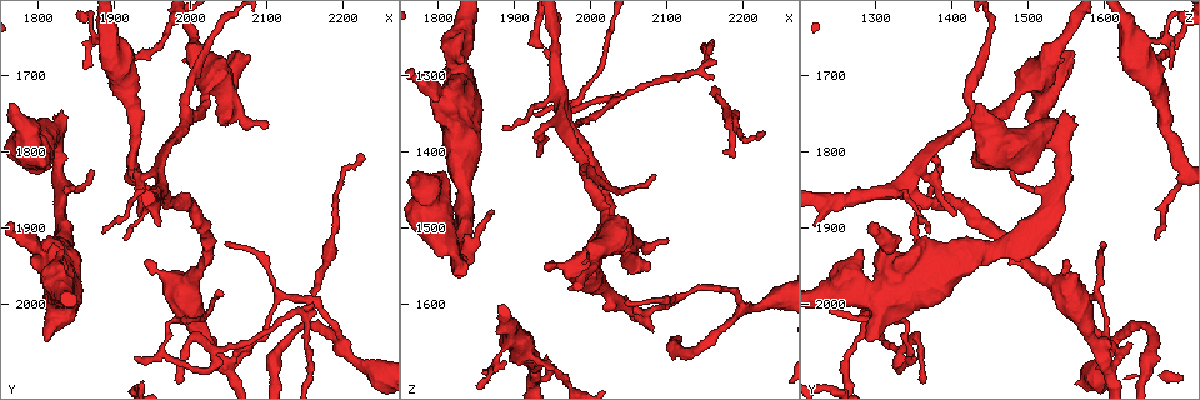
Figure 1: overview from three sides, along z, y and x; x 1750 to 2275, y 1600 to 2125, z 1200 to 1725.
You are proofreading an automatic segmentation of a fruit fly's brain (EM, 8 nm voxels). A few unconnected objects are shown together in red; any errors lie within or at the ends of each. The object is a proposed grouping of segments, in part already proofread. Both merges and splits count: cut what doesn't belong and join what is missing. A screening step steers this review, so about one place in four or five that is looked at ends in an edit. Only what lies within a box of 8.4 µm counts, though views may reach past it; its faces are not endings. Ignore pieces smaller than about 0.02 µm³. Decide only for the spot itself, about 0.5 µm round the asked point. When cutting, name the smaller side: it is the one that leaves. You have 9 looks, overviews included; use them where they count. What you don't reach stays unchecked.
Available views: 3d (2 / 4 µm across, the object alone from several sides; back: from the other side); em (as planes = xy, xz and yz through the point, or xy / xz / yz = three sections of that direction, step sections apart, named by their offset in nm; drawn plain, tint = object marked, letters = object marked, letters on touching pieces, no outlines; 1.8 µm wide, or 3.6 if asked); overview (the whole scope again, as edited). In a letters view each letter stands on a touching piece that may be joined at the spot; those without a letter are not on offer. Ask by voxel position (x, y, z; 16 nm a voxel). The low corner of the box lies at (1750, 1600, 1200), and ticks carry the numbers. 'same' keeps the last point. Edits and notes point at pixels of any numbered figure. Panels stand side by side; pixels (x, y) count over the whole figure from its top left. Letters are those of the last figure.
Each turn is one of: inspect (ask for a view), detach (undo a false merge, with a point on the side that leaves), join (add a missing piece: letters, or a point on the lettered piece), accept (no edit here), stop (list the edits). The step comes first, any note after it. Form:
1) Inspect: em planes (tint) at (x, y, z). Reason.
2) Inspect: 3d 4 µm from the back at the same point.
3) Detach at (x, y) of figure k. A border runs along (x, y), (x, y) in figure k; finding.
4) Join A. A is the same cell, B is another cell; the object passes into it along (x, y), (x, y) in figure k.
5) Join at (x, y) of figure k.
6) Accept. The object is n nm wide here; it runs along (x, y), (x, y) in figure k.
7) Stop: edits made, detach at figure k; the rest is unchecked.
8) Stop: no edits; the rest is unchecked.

Inspect: 3d 2 µm at (1830, 1745, 1545). An open end.

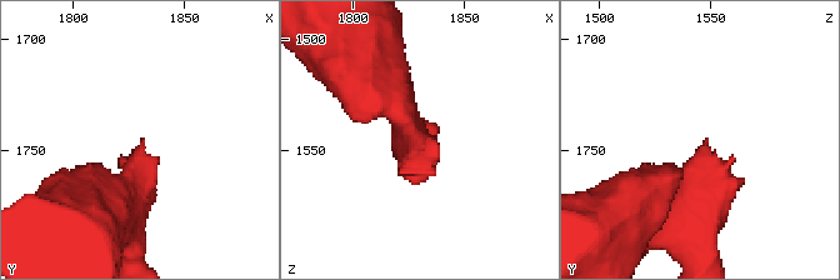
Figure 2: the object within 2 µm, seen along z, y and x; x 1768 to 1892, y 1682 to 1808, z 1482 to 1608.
Inspect: em 3.6 µm xz step 8 (tint) at (1833, 1746, 1547). Need the tissue.

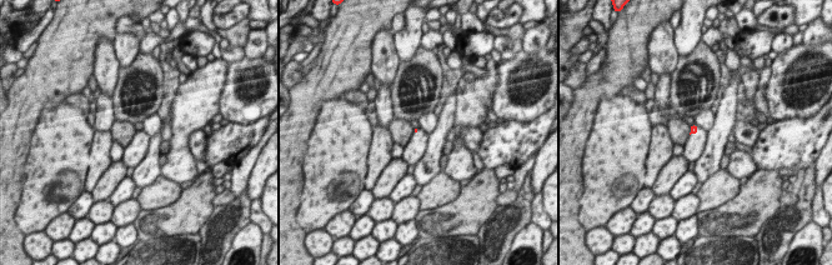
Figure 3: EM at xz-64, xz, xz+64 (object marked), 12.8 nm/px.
Inspect: em 3.6 µm planes (letters) at the same point.

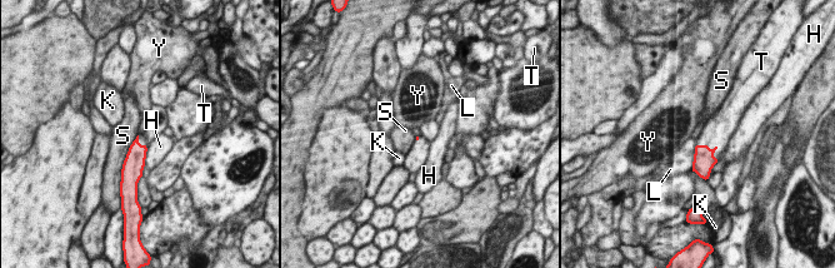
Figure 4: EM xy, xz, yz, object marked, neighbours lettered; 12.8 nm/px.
Join T. T is the same cell, H, K, L, S and Y are other cells; the object passes into it along (704, 162), (709, 148), (718, 132) in figure 4; it goes on there.

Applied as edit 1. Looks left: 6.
Inspect: em 3.6 µm planes (tint) at (1965, 1845, 1340). Branch point.

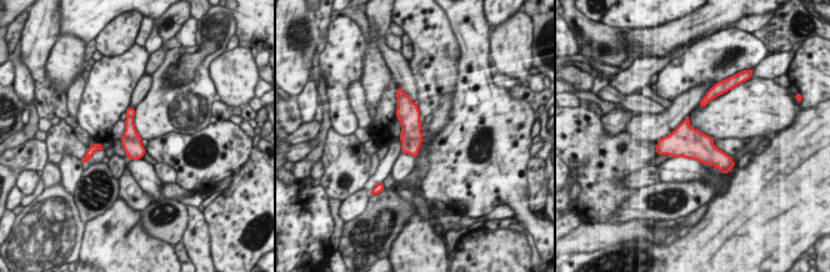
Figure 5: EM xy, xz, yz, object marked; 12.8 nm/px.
Inspect: em 3.6 µm planes (letters) at the same point. See the neighbours.

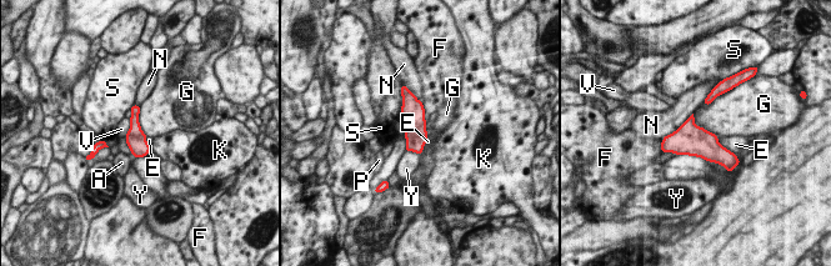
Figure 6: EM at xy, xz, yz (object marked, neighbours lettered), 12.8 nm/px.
Accept. The longest contact is with N, 500 nm; A, E, F, G, K, N, P, S, V and Y are other cells; continuous, no second neuron.

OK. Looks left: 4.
Inspect: 3d 2 µm at (1940, 1940, 1545). Branch stops here.

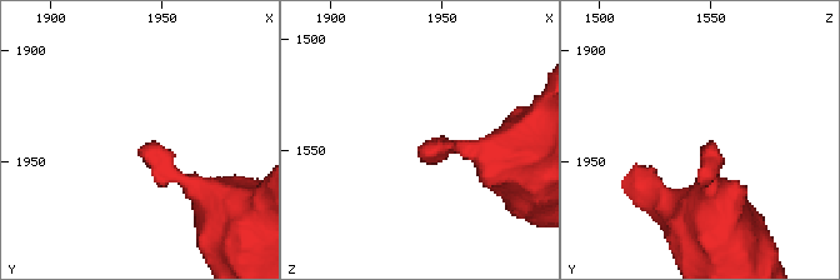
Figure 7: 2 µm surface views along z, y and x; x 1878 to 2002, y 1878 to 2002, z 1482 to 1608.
Inspect: em xz step 4 (tint) at (1940, 1944, 1550). Now the EM.

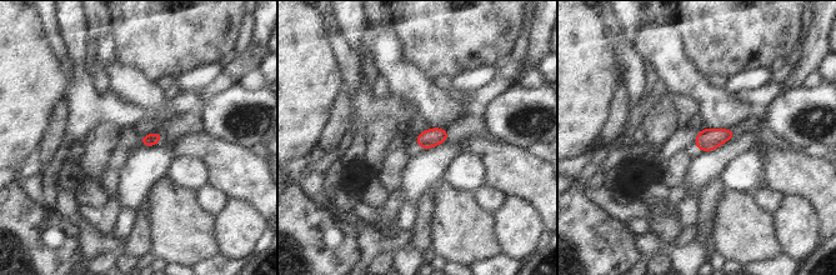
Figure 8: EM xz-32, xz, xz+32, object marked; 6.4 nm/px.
Inspect: em planes (letters) at the same point. Cut it another way.

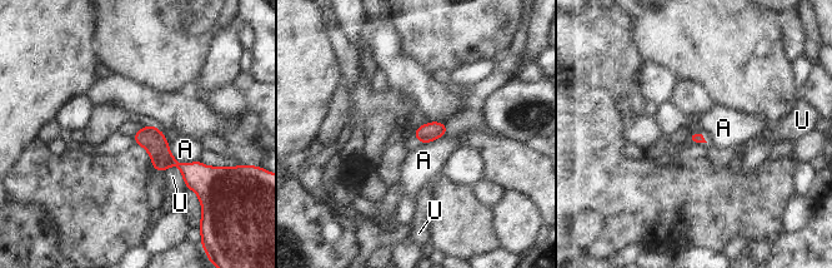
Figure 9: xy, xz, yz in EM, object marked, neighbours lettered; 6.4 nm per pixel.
Accept. A and U are other cells; a border runs along (164, 135), (179, 162), (198, 160) in figure 9; no lettered piece goes on from it.

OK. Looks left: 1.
Inspect: em 3.6 µm planes (letters) at (1835, 1940, 1405). Thick turns thin.

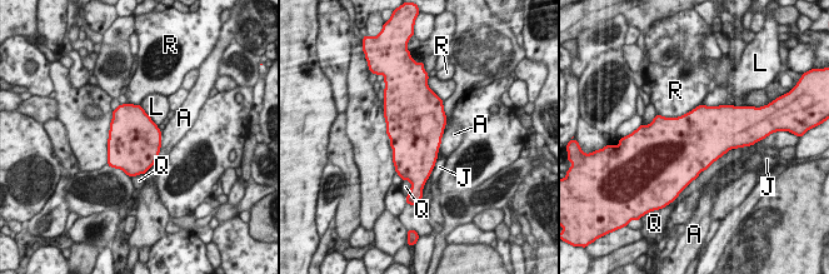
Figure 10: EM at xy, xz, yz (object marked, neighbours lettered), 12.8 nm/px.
Accept. The object is 650 nm wide here; the longest contact is with Q, 750 nm; A, J, L, Q and R are other cells; one neuron here.

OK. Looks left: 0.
Stop: edits made, join at figure 4; the rest is unchecked.

